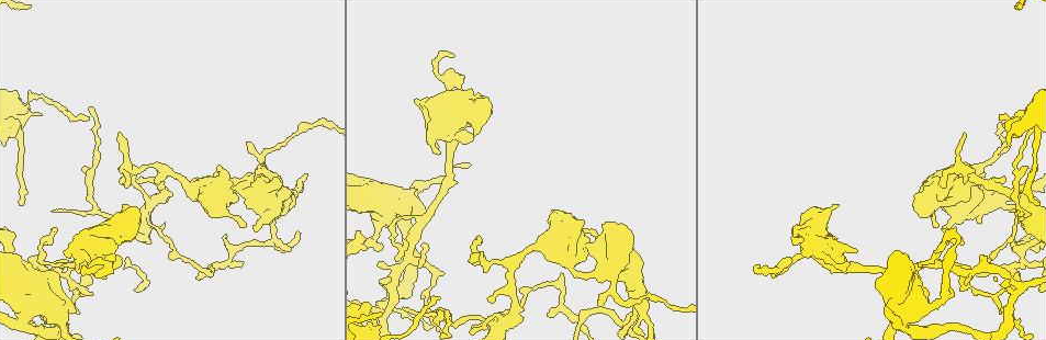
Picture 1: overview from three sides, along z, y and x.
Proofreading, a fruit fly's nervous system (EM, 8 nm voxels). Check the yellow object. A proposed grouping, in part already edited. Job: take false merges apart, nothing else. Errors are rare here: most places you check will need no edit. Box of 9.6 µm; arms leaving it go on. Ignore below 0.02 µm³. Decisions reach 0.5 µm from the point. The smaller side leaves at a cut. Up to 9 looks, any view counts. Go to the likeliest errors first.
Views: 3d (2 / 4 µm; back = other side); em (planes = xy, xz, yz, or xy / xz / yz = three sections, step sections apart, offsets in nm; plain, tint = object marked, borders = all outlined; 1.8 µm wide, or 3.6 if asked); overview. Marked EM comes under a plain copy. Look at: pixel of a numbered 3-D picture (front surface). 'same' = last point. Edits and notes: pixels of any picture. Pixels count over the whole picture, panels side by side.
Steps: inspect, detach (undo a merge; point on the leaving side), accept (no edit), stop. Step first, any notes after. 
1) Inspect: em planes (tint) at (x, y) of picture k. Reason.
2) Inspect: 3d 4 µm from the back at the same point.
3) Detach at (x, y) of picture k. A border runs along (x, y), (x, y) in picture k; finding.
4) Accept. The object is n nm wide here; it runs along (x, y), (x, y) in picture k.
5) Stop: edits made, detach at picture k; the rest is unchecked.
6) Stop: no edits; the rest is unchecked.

Inspect: em planes (borders) at (622, 322) of picture 1. Two arms in line, one across.

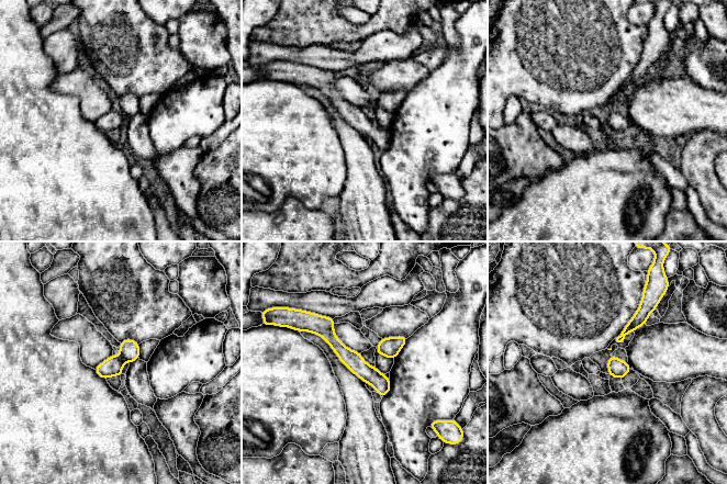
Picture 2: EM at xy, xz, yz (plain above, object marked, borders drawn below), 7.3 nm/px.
Detach at (113, 366) of picture 2. A border runs along (121, 356), (124, 360) in picture 2; a second neuron is stuck on.

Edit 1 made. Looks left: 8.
Inspect: em xy step 8 (tint) at (44, 302) of picture 1. Abrupt turn.

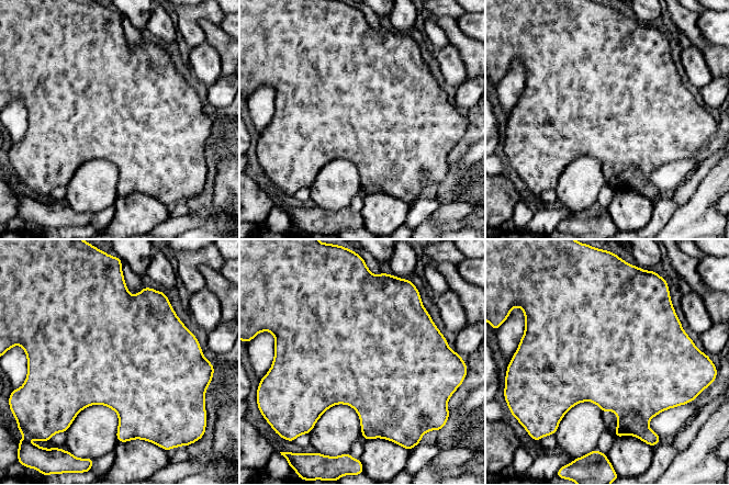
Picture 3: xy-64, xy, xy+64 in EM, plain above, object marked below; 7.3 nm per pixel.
Accept. All the same neuron.

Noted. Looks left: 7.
Inspect: em planes (tint) at (147, 212) of picture 1. Abrupt turn.

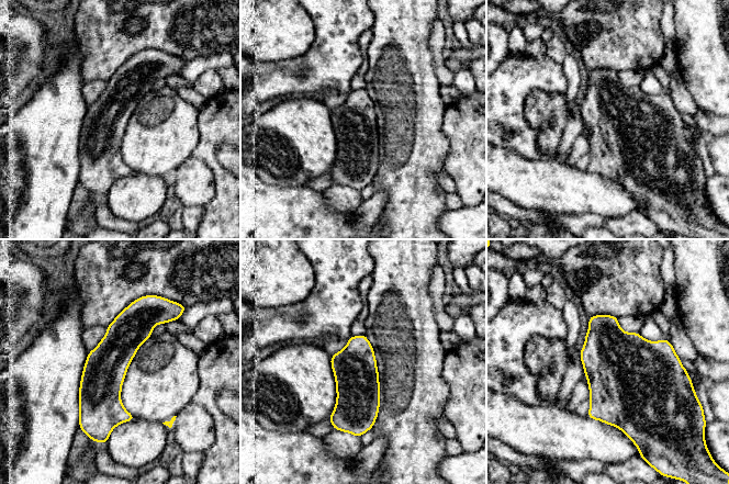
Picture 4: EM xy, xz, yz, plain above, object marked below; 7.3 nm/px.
Accept. It runs along (141, 301), (105, 367), (105, 427) in picture 4; one neuron here.

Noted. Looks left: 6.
Inspect: 3d 4 µm at (405, 258) of picture 1. Three arms meet.

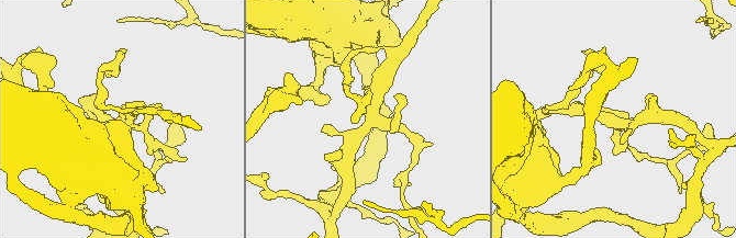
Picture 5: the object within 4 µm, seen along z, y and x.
Inspect: em planes (tint) at (371, 122) of picture 5.

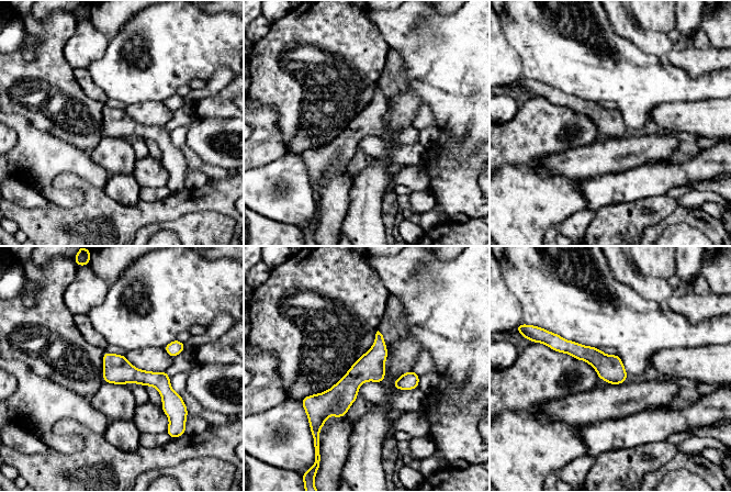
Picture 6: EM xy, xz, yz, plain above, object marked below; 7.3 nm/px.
Accept. The object is 190 nm wide here; it runs along (380, 337), (377, 356), (330, 402), (311, 403) in picture 6; one neuron here.

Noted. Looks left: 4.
Stop: edits made, detach at picture 2; the rest is unchecked.

